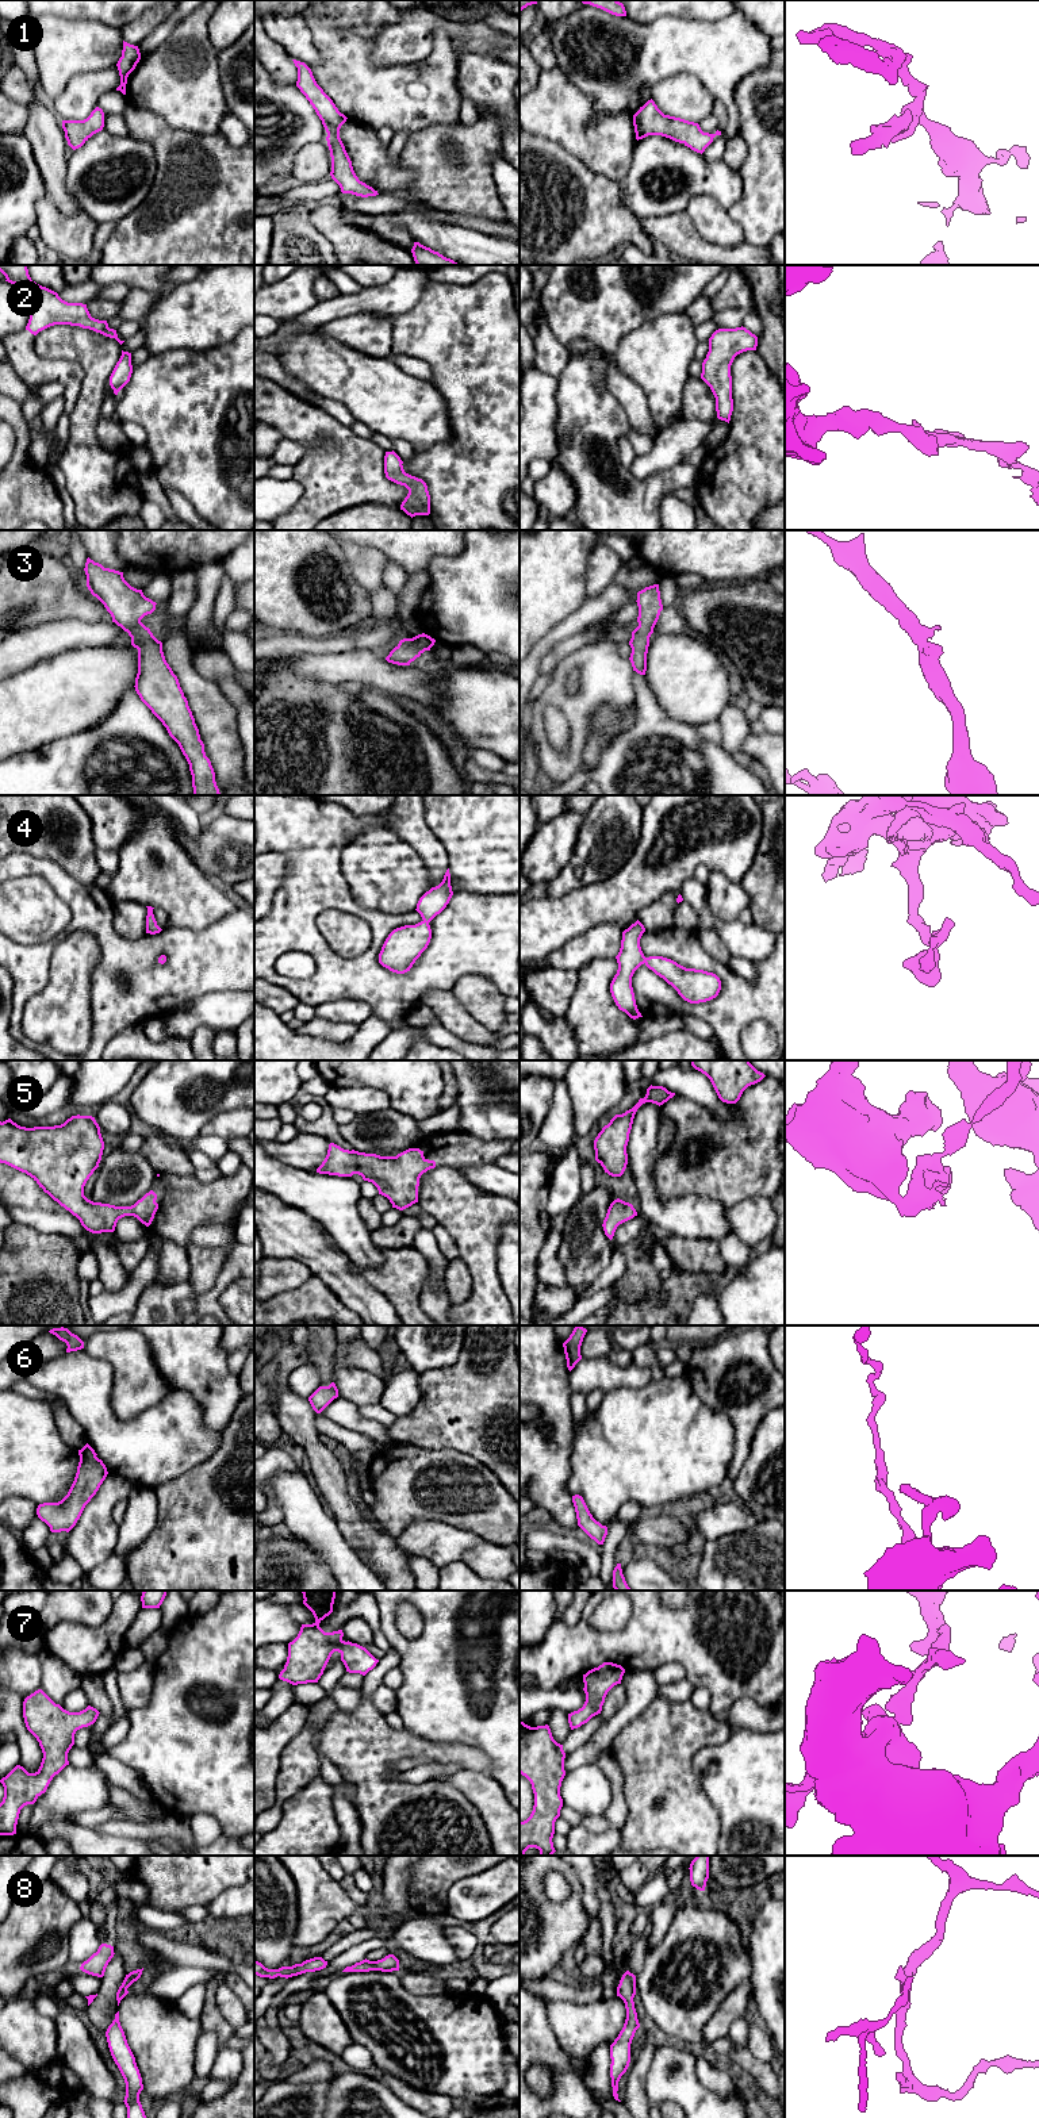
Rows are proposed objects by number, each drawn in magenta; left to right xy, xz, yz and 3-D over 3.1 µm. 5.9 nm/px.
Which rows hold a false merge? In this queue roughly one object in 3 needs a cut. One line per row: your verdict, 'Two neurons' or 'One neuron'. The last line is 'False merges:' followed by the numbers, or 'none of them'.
1: One neuron
2: One neuron
3: One neuron
4: One neuron
5: One neuron
6: One neuron
7: One neuron
8: One neuron
False merges: none of them

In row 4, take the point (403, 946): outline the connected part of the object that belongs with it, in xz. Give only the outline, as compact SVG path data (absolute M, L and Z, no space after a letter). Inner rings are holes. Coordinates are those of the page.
M449 868L442 882L426 891L417 903L422 921L394 929L379 954L379 963L396 974L410 971L415 960L428 948L432 939L429 922L440 914L453 895Z

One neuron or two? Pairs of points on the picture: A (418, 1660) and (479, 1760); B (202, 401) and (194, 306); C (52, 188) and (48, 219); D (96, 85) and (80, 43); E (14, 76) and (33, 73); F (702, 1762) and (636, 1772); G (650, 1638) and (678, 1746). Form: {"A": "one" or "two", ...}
{"A": "two", "B": "two", "C": "two", "D": "two", "E": "two", "F": "two", "G": "two"}

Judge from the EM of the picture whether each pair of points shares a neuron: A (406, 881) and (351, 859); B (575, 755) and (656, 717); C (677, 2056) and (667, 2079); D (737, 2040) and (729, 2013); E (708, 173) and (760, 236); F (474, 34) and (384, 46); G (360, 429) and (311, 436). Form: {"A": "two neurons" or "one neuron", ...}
{"A": "one neuron", "B": "two neurons", "C": "one neuron", "D": "two neurons", "E": "two neurons", "F": "one neuron", "G": "two neurons"}

